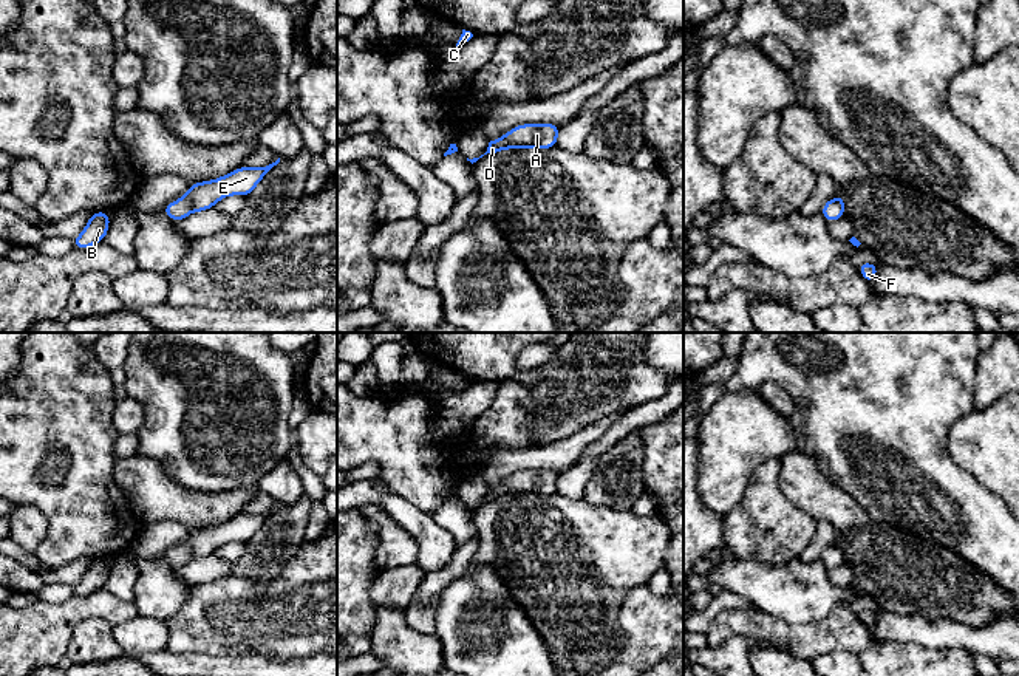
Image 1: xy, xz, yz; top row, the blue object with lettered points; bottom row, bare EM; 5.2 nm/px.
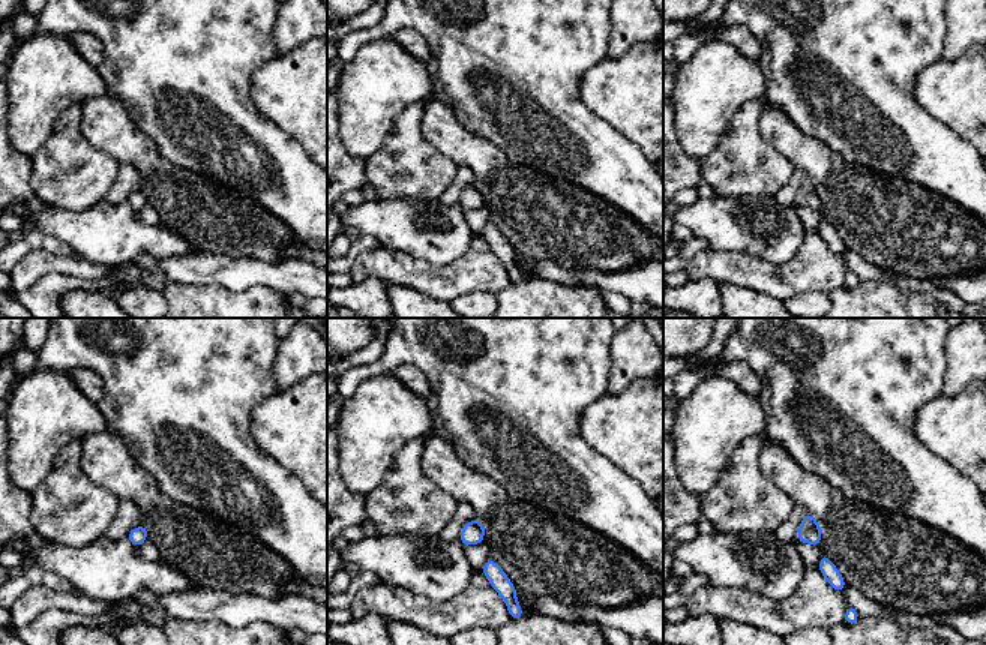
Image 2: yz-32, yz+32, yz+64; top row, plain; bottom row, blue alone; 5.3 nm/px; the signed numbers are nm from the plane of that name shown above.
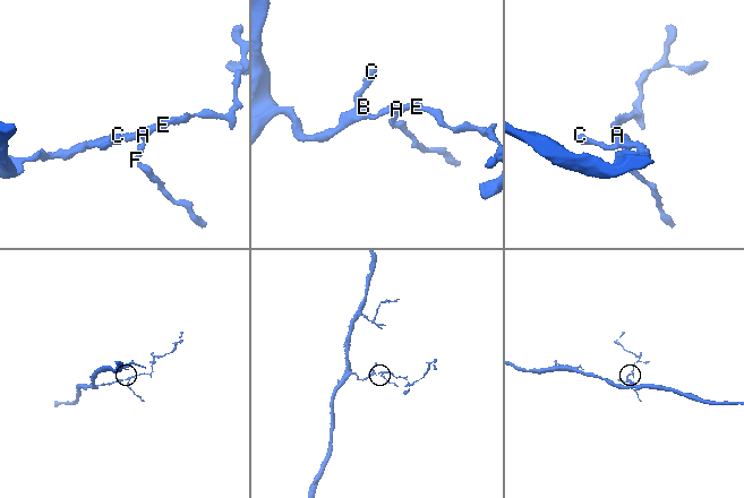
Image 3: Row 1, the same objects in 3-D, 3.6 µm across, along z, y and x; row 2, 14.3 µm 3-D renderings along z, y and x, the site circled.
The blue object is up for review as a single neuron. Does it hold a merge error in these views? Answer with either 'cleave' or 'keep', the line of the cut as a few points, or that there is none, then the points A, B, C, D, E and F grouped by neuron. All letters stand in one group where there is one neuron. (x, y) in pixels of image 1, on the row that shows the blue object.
keep | no cut | A B C D E F

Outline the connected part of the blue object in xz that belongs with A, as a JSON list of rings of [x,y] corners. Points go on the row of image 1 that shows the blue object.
[[[523,124],[512,128],[509,133],[496,141],[490,141],[487,153],[496,153],[506,149],[549,149],[557,145],[560,128],[554,124]]]

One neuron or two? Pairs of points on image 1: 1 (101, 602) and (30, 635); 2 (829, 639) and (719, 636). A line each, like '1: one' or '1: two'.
1: one
2: one

